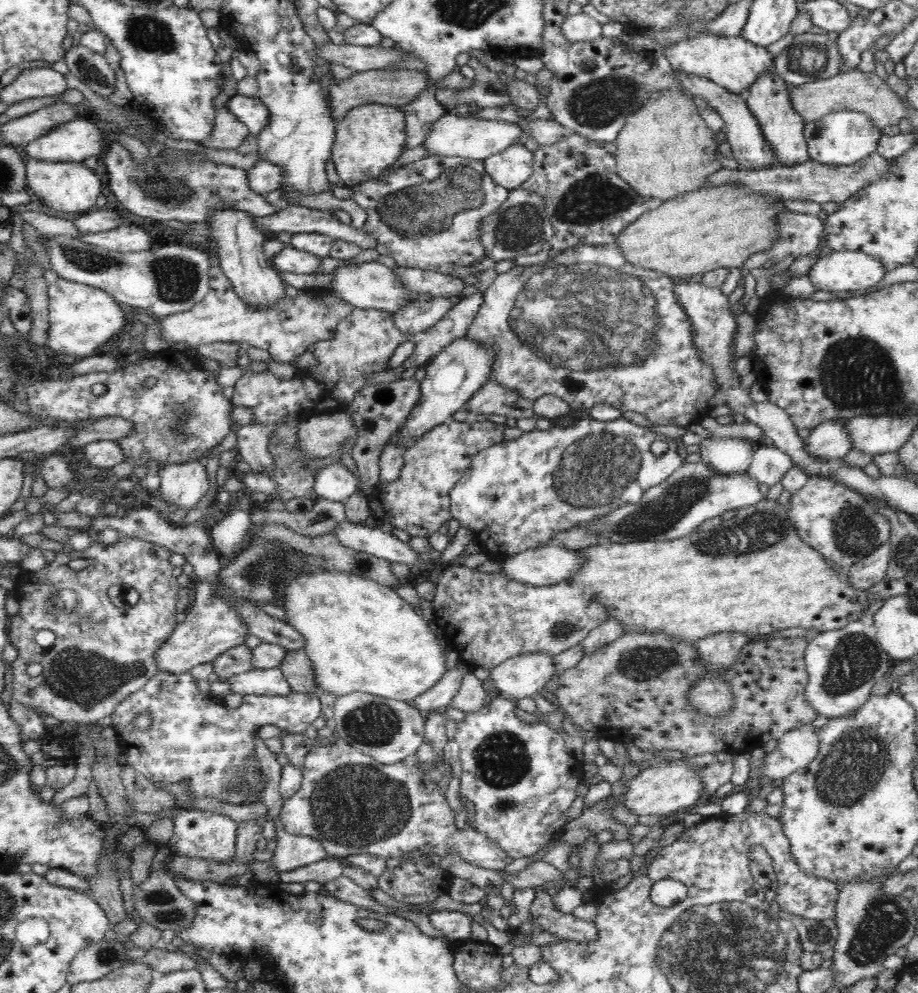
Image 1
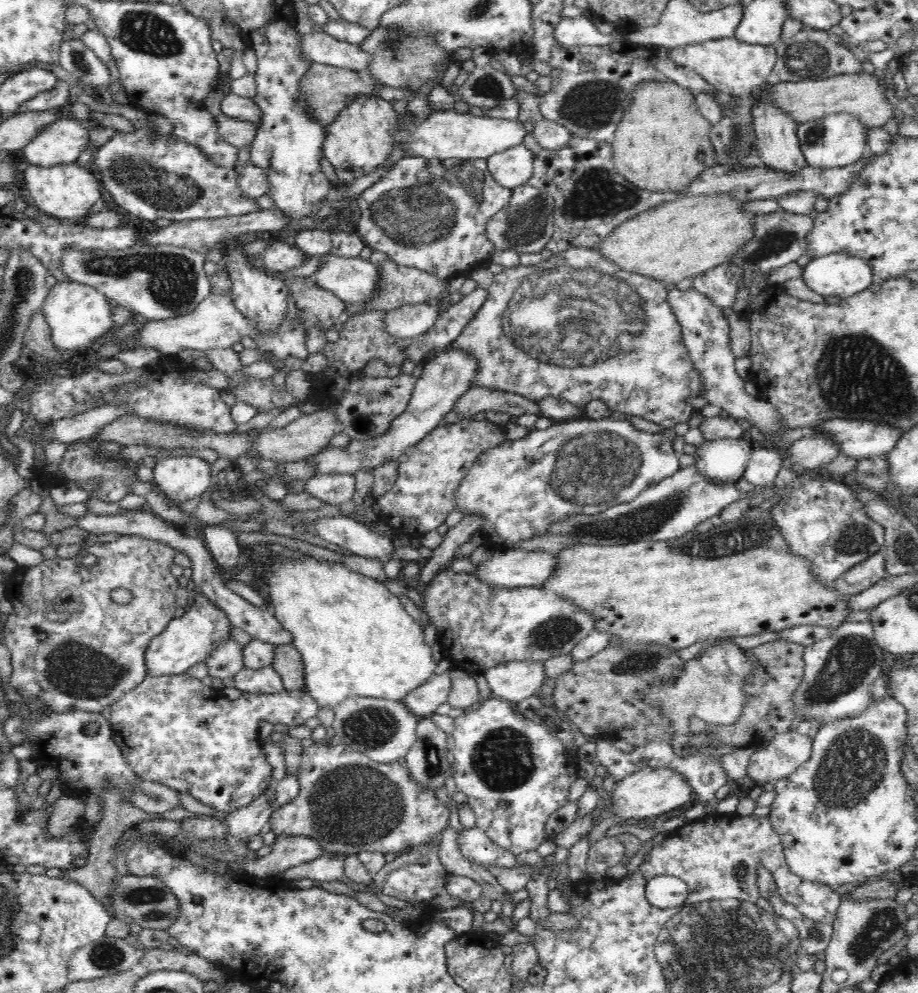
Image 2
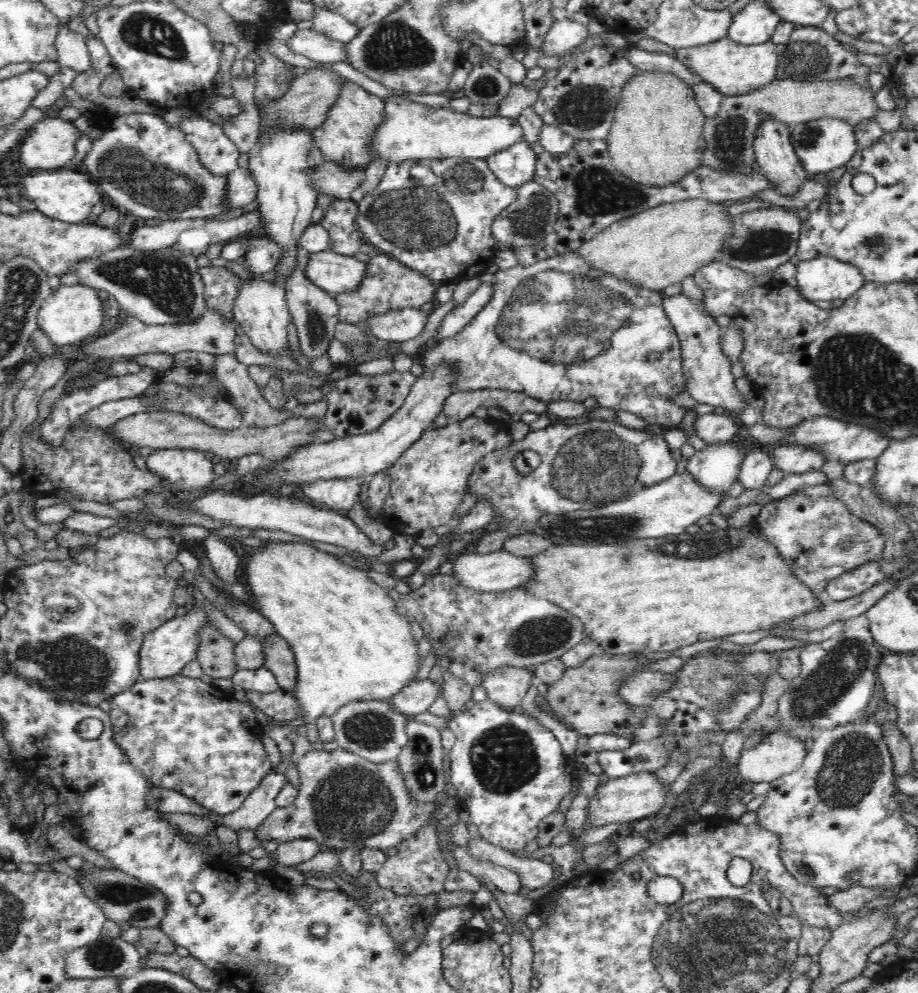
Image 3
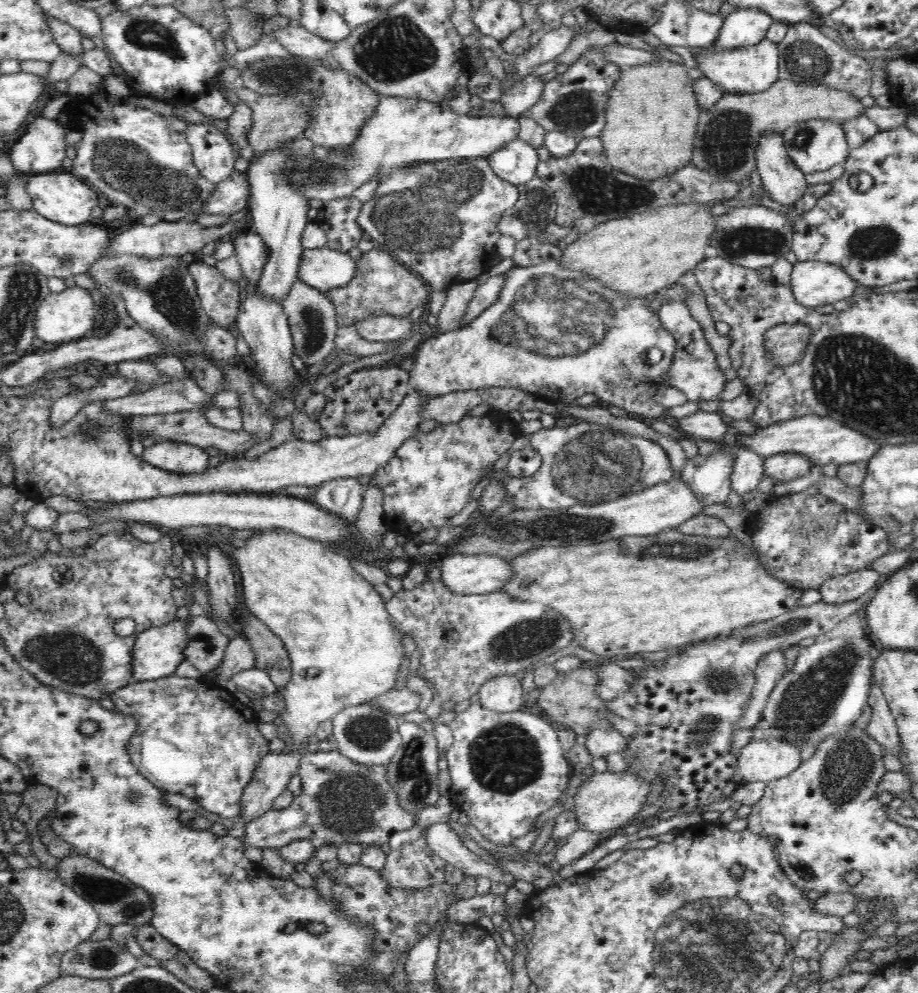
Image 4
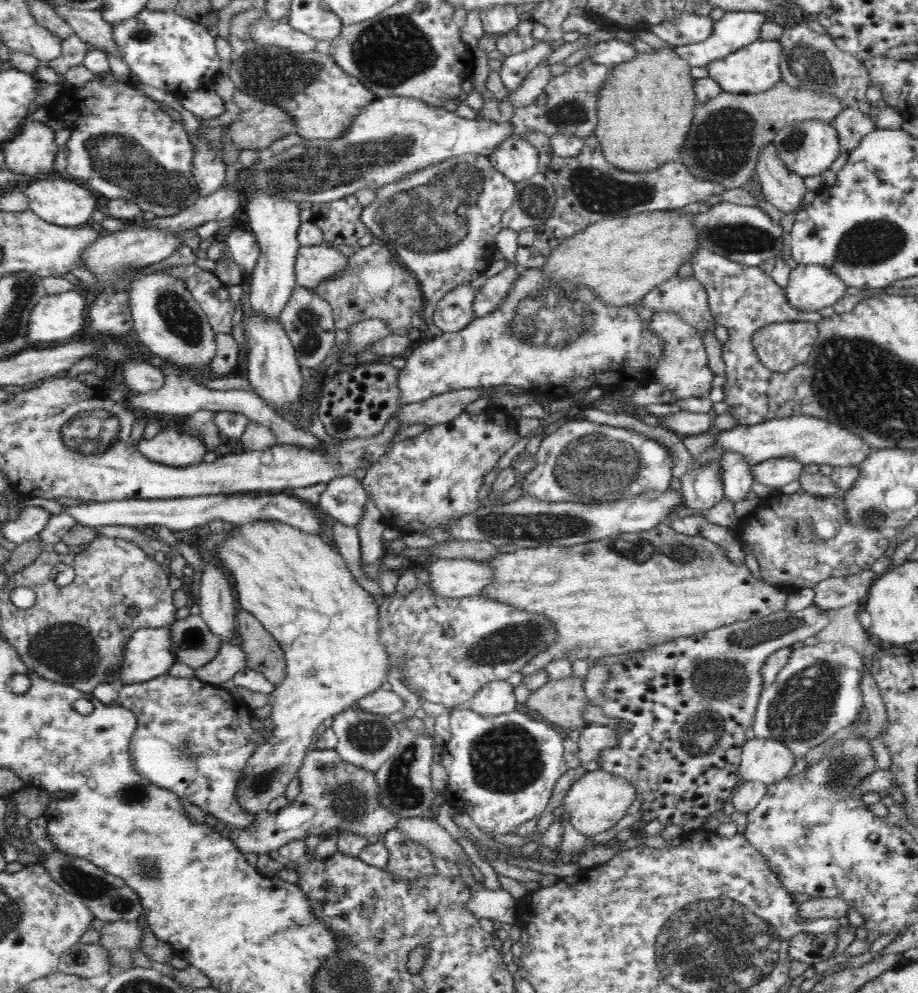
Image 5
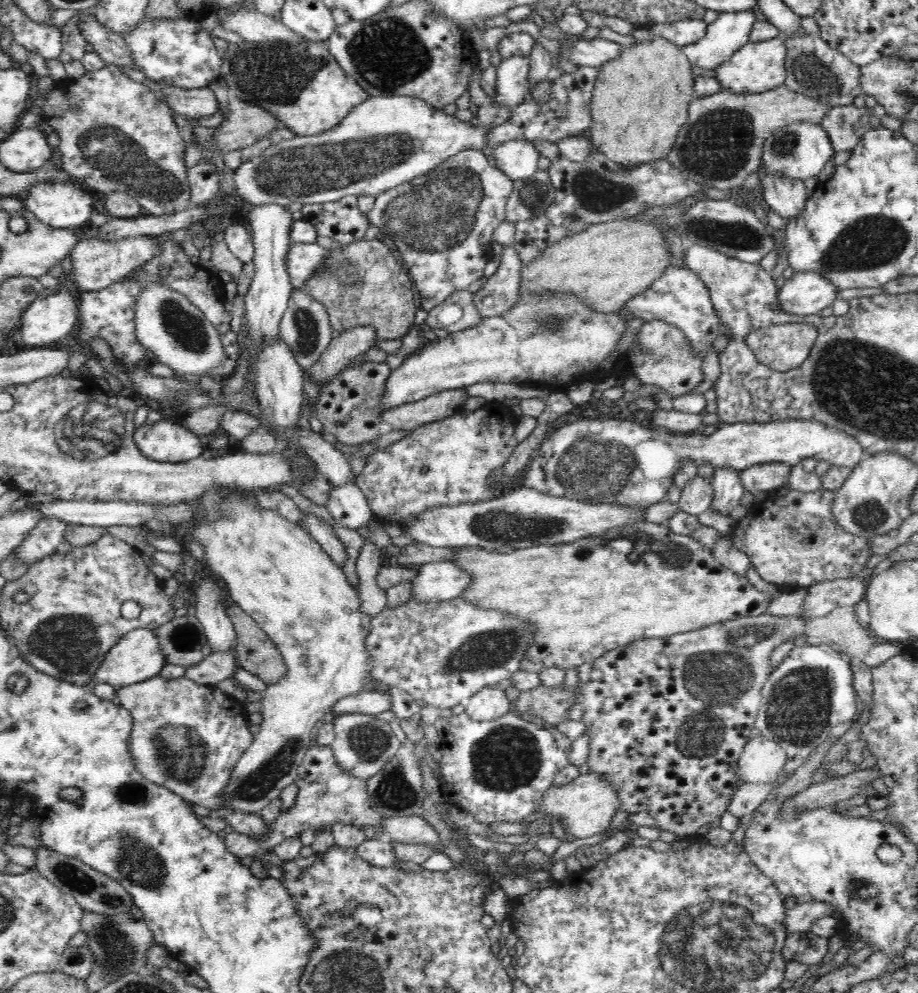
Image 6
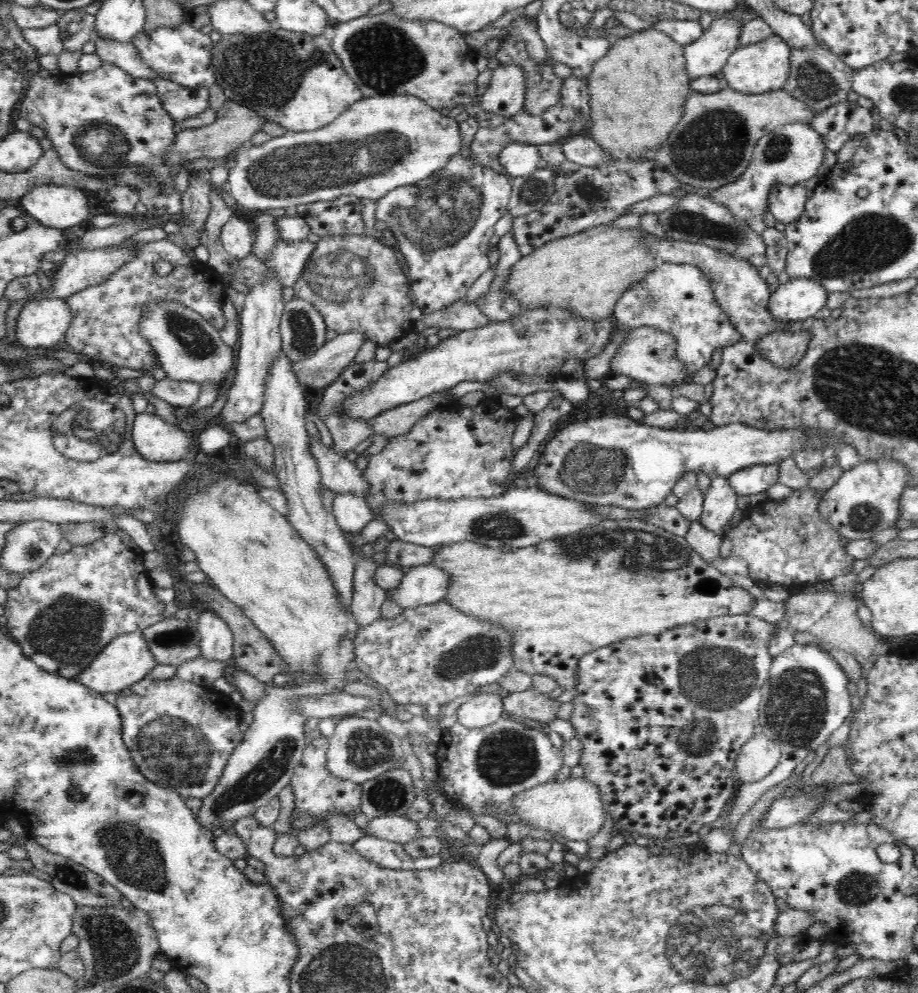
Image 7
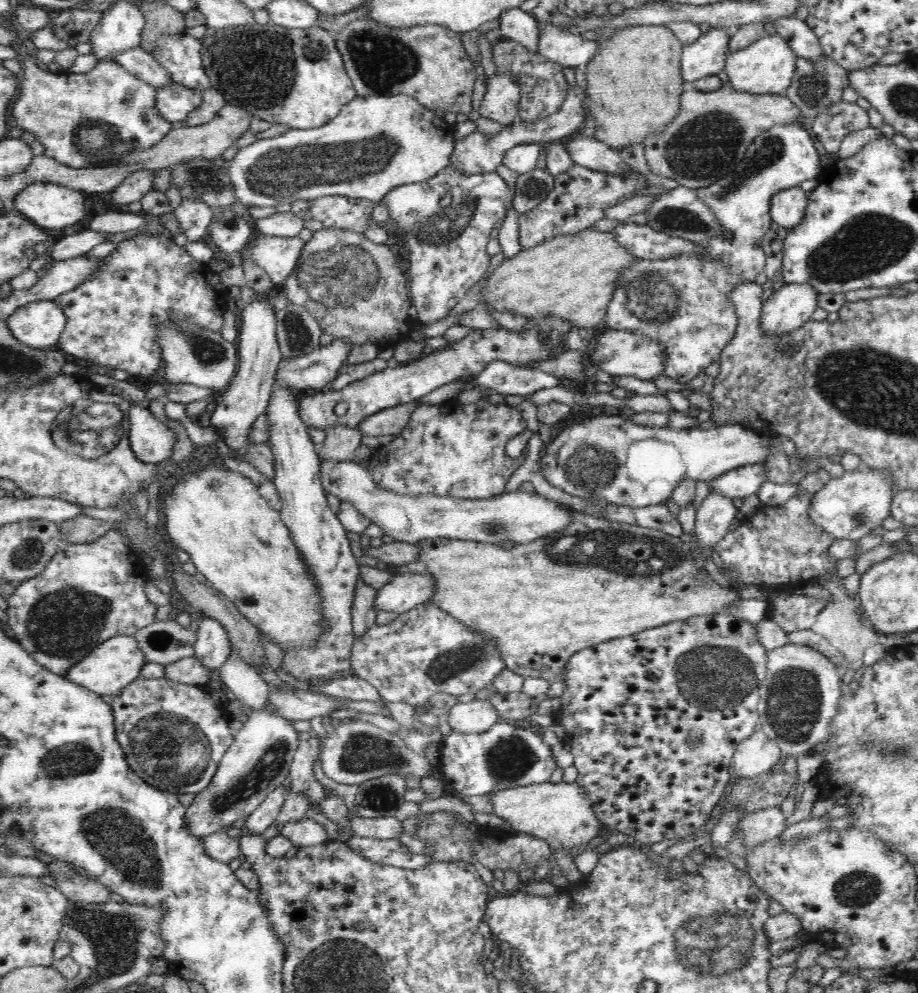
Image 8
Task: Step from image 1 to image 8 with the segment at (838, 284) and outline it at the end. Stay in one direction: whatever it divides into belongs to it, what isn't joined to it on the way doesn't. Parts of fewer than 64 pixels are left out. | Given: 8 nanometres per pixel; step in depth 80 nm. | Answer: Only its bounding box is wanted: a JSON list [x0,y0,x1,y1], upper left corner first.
[761,284,818,338]

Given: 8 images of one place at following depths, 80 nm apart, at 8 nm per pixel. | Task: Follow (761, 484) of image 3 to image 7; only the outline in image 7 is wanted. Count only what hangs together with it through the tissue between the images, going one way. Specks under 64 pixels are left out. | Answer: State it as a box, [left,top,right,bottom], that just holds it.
[698,477,739,536]

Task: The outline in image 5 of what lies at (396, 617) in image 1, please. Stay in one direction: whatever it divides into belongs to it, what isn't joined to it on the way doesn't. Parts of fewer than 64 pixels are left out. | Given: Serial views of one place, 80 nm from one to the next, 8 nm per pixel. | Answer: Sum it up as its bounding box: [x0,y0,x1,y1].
[214,522,390,815]

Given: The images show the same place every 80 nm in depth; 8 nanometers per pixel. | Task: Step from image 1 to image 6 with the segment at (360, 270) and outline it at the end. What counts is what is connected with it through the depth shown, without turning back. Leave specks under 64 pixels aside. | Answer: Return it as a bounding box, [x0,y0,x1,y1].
[286,242,329,289]

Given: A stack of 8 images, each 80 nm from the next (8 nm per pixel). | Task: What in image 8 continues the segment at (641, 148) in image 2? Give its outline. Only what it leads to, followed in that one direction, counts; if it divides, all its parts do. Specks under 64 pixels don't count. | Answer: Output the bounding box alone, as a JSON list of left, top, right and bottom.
[584,25,688,152]

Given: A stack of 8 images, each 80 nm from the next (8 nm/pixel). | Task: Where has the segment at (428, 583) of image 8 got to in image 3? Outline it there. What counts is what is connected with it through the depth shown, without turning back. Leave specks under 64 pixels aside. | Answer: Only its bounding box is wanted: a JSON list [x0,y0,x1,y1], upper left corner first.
[453,549,534,592]

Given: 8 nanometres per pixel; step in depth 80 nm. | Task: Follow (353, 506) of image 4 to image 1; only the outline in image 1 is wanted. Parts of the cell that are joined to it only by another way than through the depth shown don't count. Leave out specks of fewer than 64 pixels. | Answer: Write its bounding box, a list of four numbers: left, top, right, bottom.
[314,463,359,503]

